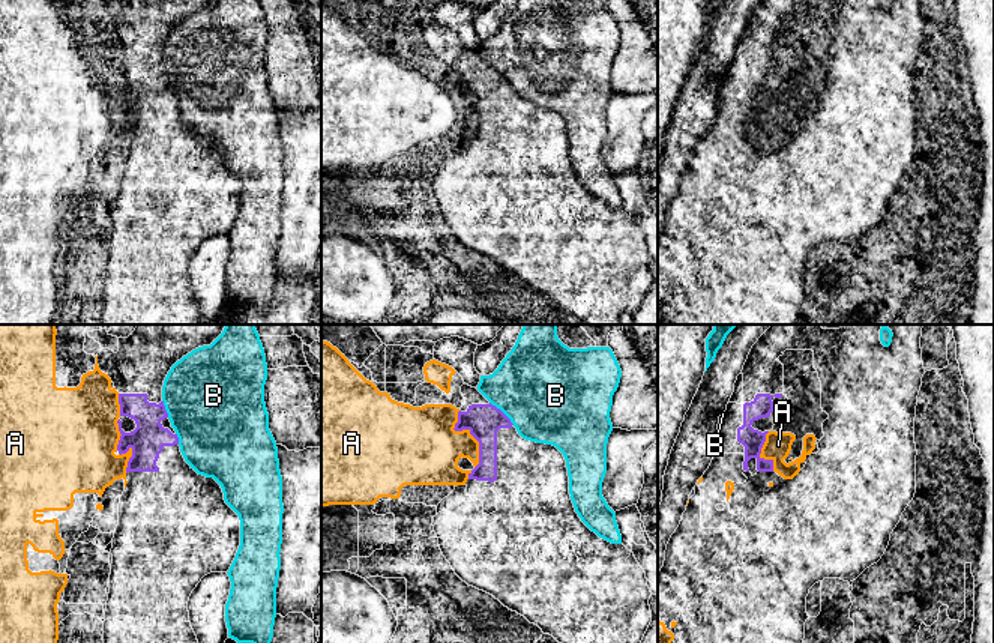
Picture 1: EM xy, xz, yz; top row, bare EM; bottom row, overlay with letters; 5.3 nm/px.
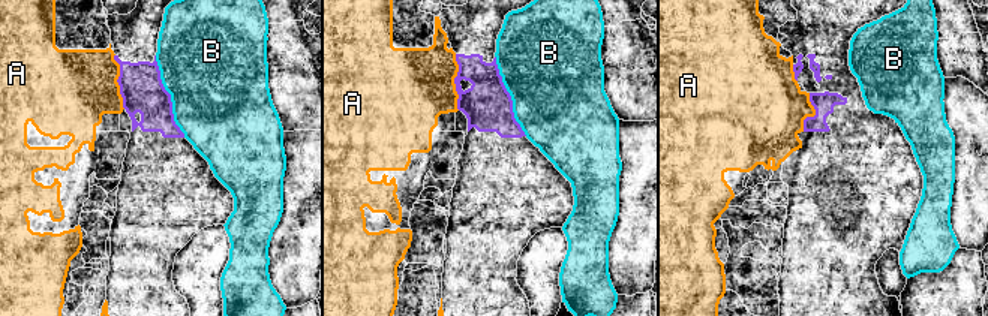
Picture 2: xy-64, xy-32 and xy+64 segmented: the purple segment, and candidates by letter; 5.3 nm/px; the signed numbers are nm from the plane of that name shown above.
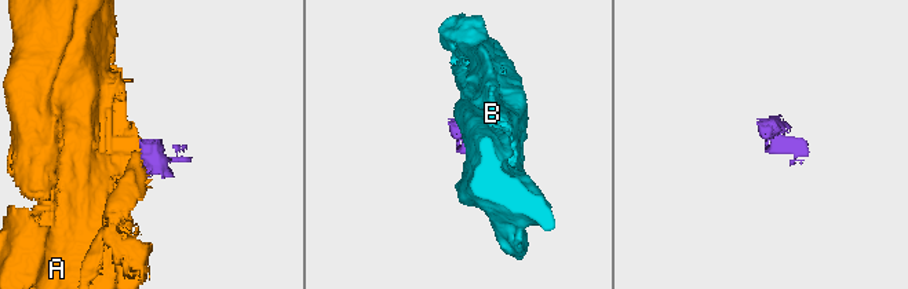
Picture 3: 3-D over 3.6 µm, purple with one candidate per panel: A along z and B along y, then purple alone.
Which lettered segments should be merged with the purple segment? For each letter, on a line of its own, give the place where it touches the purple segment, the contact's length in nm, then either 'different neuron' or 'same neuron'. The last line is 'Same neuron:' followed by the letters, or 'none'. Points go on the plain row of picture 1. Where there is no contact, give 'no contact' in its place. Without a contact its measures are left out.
A: xz (470, 96) | 320 nm | different neuron
B: xz (502, 75) | 180 nm | different neuron
Same neuron: none

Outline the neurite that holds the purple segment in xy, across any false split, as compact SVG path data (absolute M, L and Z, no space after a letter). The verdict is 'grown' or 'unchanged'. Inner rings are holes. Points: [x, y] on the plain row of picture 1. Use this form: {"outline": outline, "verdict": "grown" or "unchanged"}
{"outline": "M128 0L119 2L119 15L114 17L110 12L102 12L98 17L98 29L102 36L105 36L114 47L119 56L120 81L117 84L120 104L117 108L119 117L126 117L132 114L132 120L126 131L126 152L120 159L119 167L119 188L113 201L113 227L110 237L110 257L107 264L105 285L104 285L104 309L102 309L102 325L206 325L198 312L197 299L189 285L188 264L192 254L201 245L201 242L210 236L228 236L236 216L240 209L240 183L239 179L225 167L221 149L213 141L206 141L198 138L183 122L179 110L179 101L171 90L168 77L162 65L162 50L164 44L171 33L171 30L180 24L183 20L192 14L210 9L218 0Z", "verdict": "grown"}

